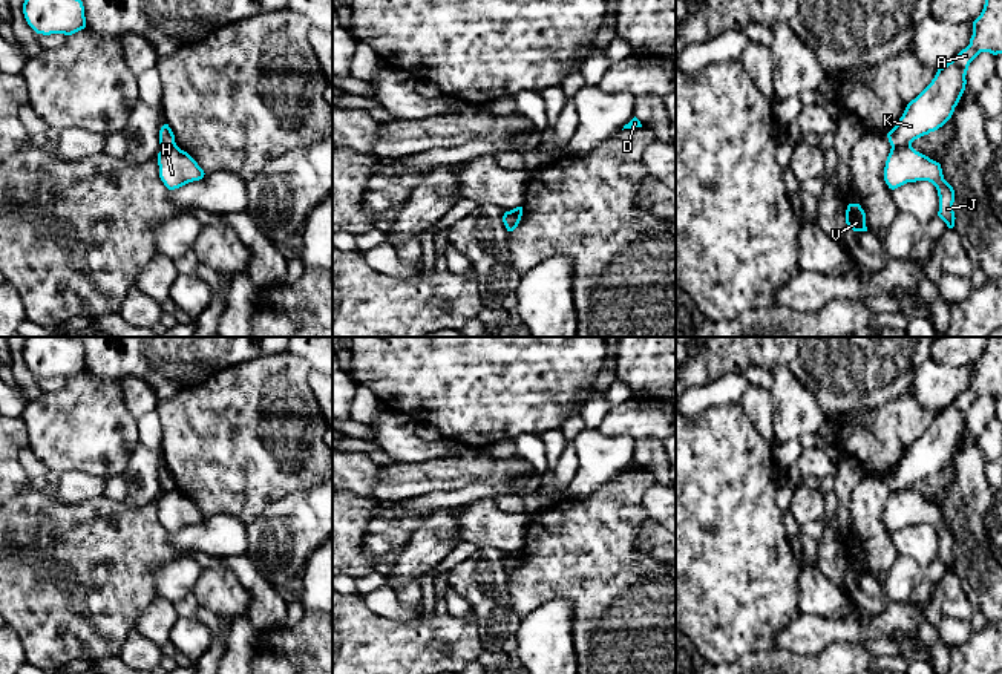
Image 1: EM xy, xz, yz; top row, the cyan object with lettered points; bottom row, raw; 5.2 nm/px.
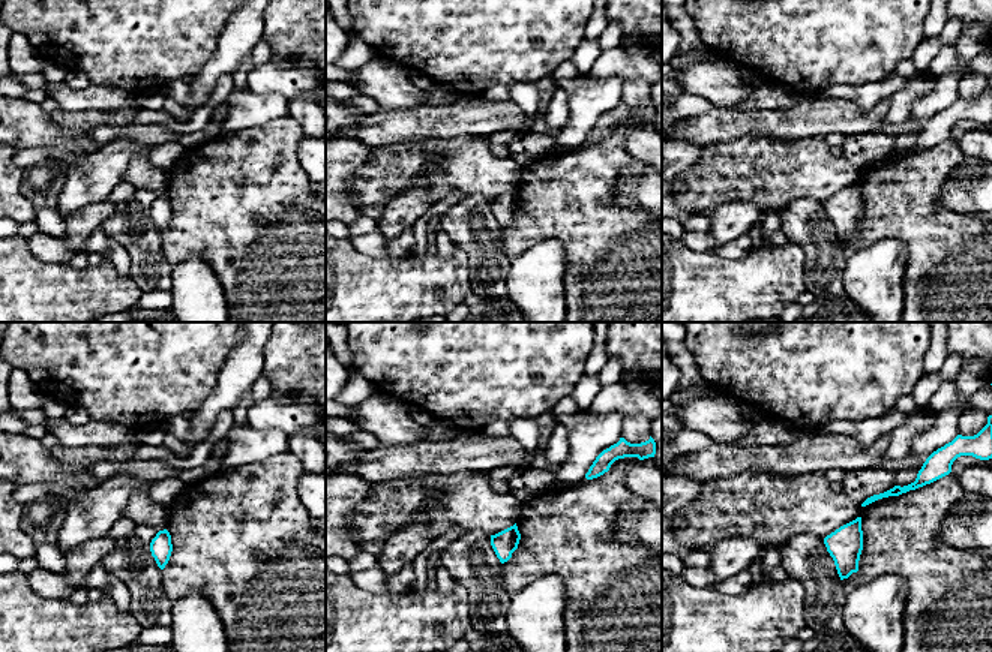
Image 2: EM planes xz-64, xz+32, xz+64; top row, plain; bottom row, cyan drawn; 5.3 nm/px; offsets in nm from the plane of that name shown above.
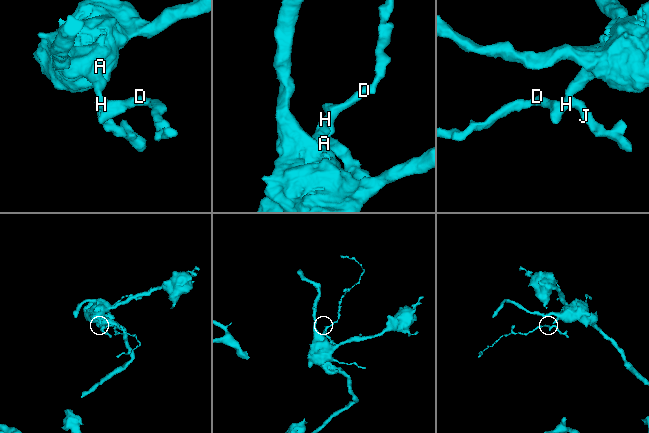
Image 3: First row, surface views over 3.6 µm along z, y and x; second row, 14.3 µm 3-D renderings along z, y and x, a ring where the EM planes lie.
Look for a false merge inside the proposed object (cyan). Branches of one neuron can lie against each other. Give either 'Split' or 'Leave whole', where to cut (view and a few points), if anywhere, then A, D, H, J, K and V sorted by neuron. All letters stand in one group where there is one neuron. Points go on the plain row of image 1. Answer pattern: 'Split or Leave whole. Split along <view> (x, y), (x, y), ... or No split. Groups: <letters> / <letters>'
Split. Split along yz (892, 489), (910, 490). Groups: A K / D H J V

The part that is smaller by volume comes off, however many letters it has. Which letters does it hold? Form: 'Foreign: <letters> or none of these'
Foreign: D, H, J, V

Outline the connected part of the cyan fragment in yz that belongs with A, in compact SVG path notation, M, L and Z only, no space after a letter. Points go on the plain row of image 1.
M987 337L981 358L973 365L970 388L938 412L932 426L912 443L898 467L887 476L892 490L912 486L942 470L953 458L964 434L970 406L981 397L1002 397L1002 337Z

